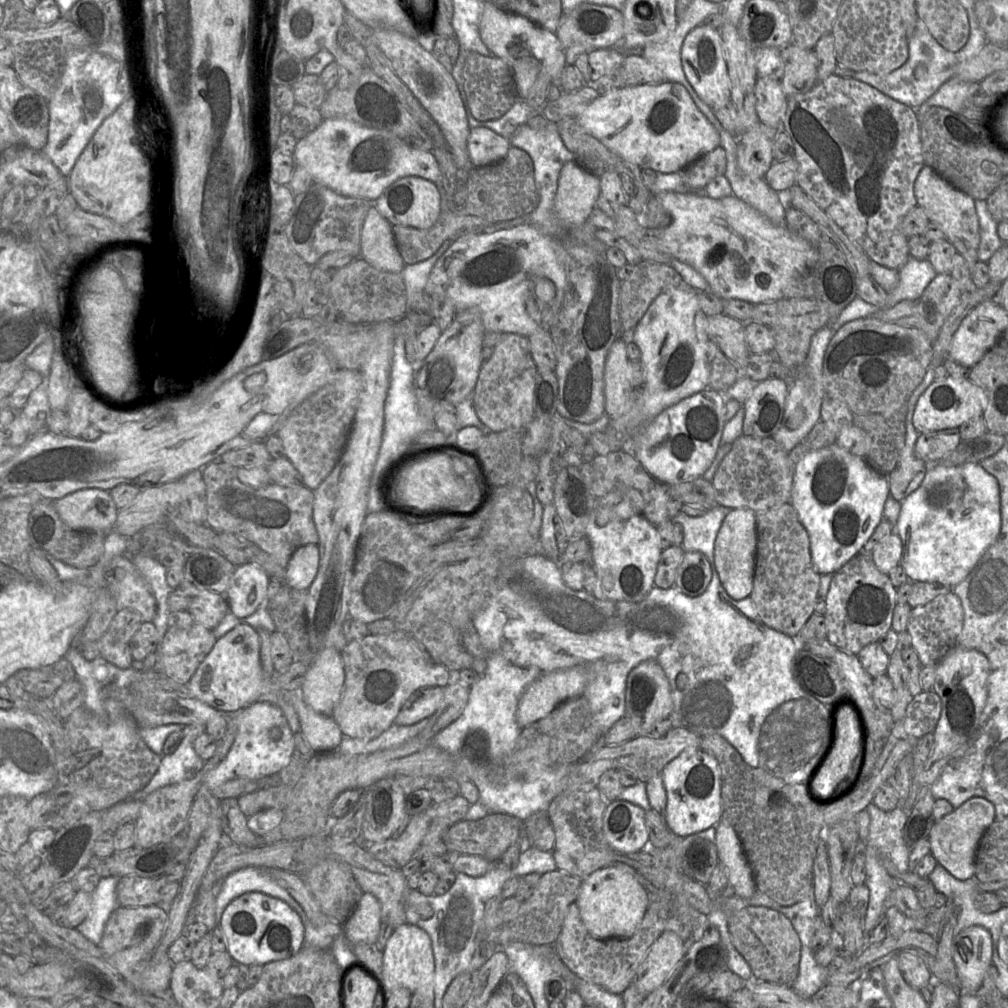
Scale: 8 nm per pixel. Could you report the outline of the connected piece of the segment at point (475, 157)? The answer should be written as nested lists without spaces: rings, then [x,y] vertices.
[[[473,127],[468,137],[467,148],[473,167],[492,164],[503,159],[512,147],[505,138],[486,127]]]

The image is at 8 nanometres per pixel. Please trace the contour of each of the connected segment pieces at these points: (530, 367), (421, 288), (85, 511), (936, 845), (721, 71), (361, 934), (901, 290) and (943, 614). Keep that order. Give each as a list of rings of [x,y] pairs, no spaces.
[[[516,333],[504,335],[503,340],[494,347],[491,358],[483,362],[475,388],[471,394],[474,410],[481,422],[492,432],[507,429],[525,429],[534,419],[534,392],[537,366],[532,358],[528,337]]]
[[[454,240],[445,241],[439,249],[426,260],[405,265],[399,273],[405,285],[405,296],[408,302],[408,310],[420,300],[425,292],[431,270],[439,257],[450,247]]]
[[[81,489],[53,500],[66,525],[77,531],[108,532],[114,529],[118,508],[109,491]]]
[[[973,797],[935,821],[928,841],[930,854],[958,880],[973,878],[978,844],[987,828],[996,820],[994,805],[985,798]]]
[[[702,23],[692,29],[683,41],[681,62],[687,81],[700,99],[710,108],[720,107],[730,100],[731,82],[722,51],[722,39],[719,28]]]
[[[363,893],[356,907],[342,924],[342,934],[350,945],[375,944],[381,929],[382,913],[377,898]]]
[[[910,257],[898,272],[898,285],[888,293],[885,308],[890,308],[903,300],[918,301],[937,275],[928,260],[918,260],[913,257]]]
[[[952,591],[938,595],[930,602],[912,608],[906,631],[911,637],[911,646],[917,652],[920,664],[935,666],[957,644],[963,627],[961,601]]]

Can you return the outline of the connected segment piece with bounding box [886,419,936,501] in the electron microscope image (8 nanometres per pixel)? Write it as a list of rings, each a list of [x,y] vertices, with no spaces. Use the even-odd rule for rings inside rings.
[[[906,419],[905,444],[900,454],[897,467],[887,474],[890,497],[903,501],[922,483],[929,467],[936,463],[925,463],[916,457],[914,446],[918,431],[912,424],[912,419]]]

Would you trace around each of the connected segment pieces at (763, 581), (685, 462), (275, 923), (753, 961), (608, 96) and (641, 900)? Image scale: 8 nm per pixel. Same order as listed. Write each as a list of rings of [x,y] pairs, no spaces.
[[[791,502],[756,514],[757,548],[750,594],[758,616],[769,628],[795,637],[815,611],[821,574],[811,558],[810,539]]]
[[[710,388],[669,406],[645,427],[633,452],[656,480],[668,485],[703,477],[719,448],[726,419],[726,396]]]
[[[260,892],[245,893],[225,908],[219,923],[226,937],[227,952],[235,963],[265,965],[297,954],[305,946],[305,927],[300,915],[287,903]]]
[[[747,906],[727,912],[727,921],[733,946],[749,964],[753,977],[793,985],[799,973],[802,945],[792,922],[784,914],[765,906]]]
[[[672,81],[623,85],[599,95],[577,118],[587,133],[596,137],[624,160],[661,173],[680,172],[701,155],[720,146],[719,133],[696,106],[687,89]]]
[[[616,865],[600,868],[582,880],[576,903],[588,932],[598,939],[626,939],[634,935],[649,905],[648,896],[631,871]]]

